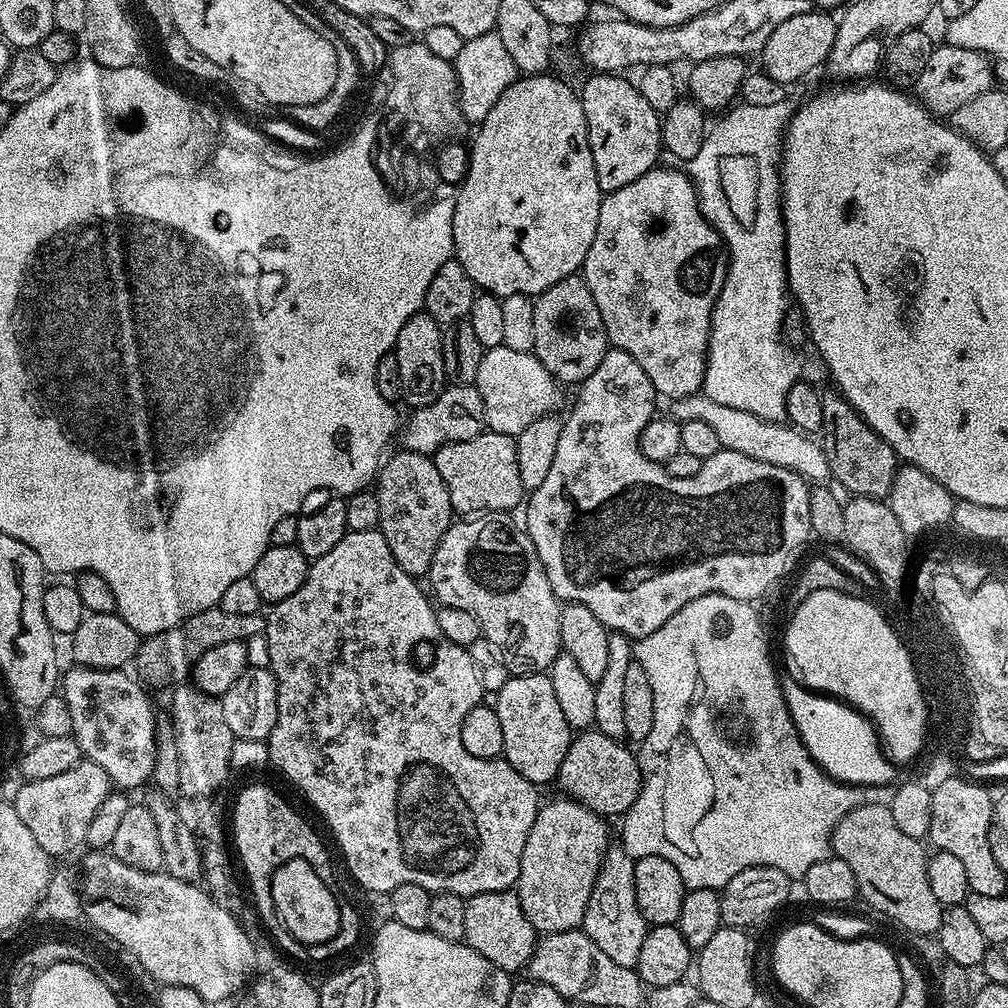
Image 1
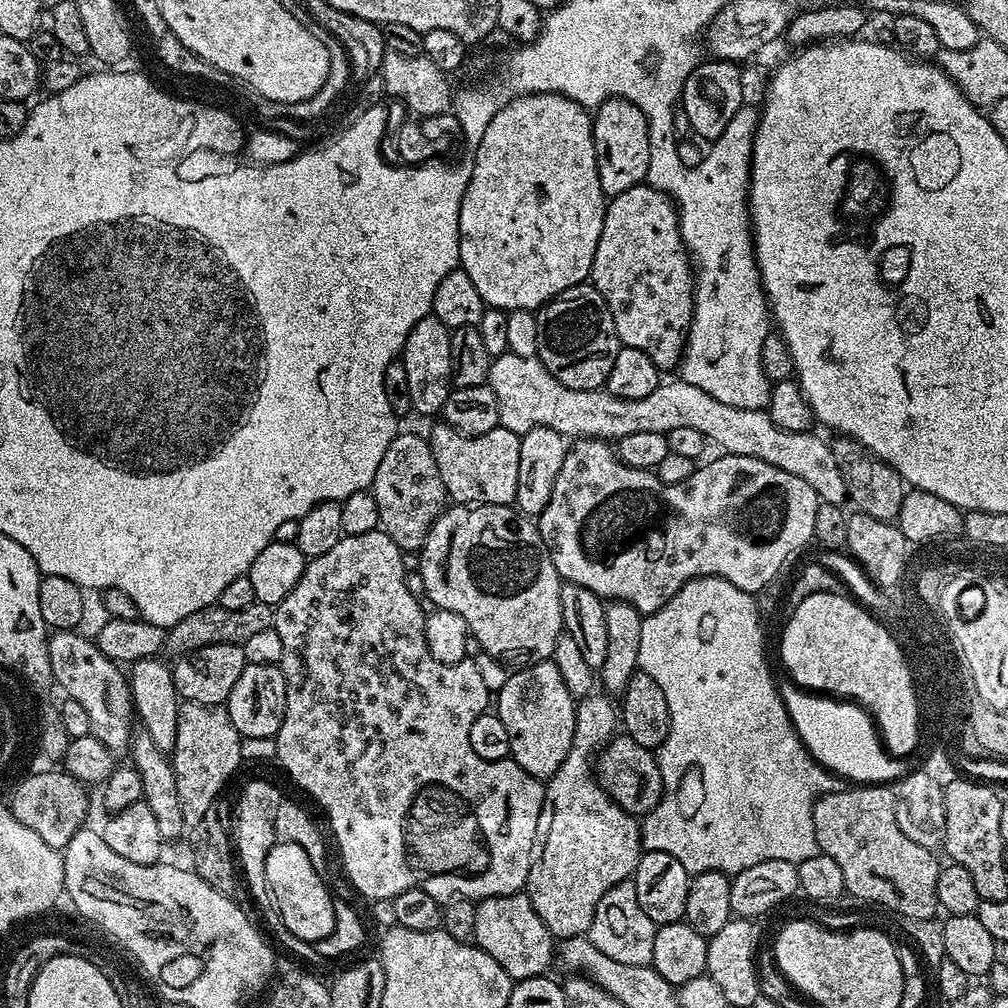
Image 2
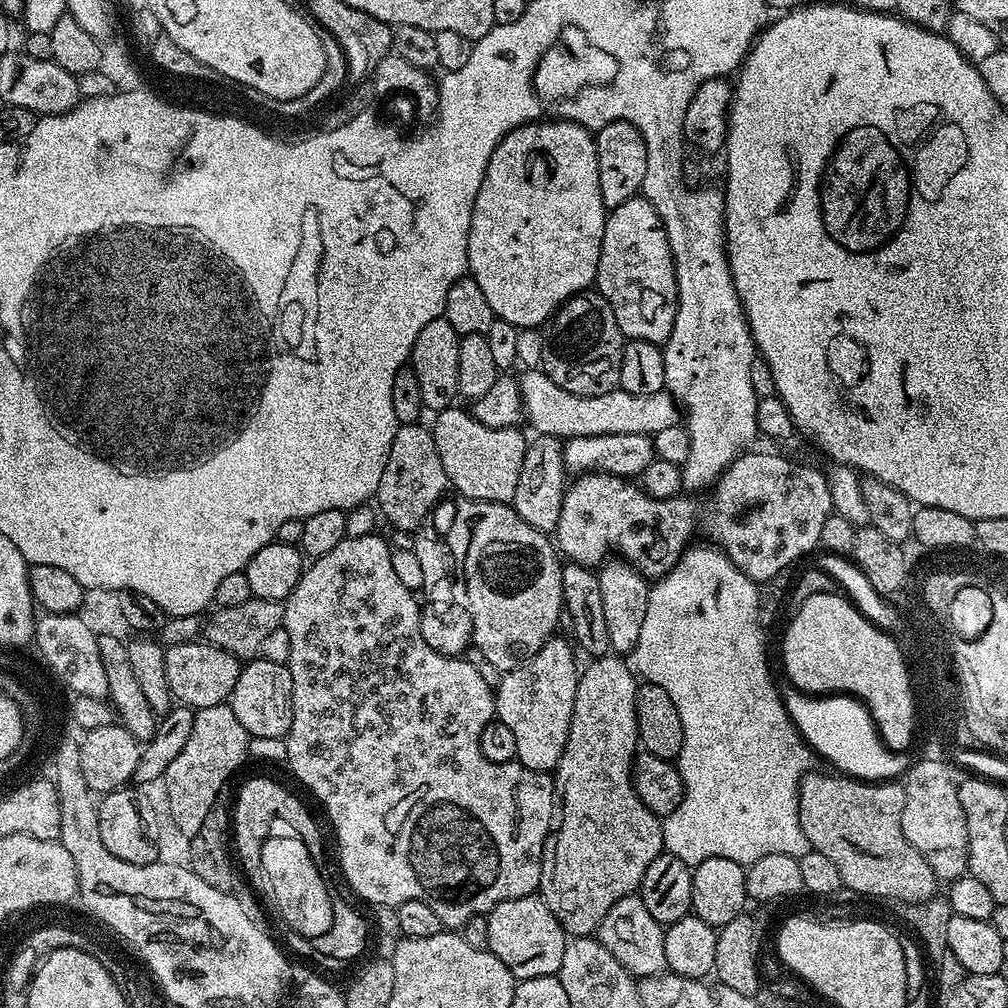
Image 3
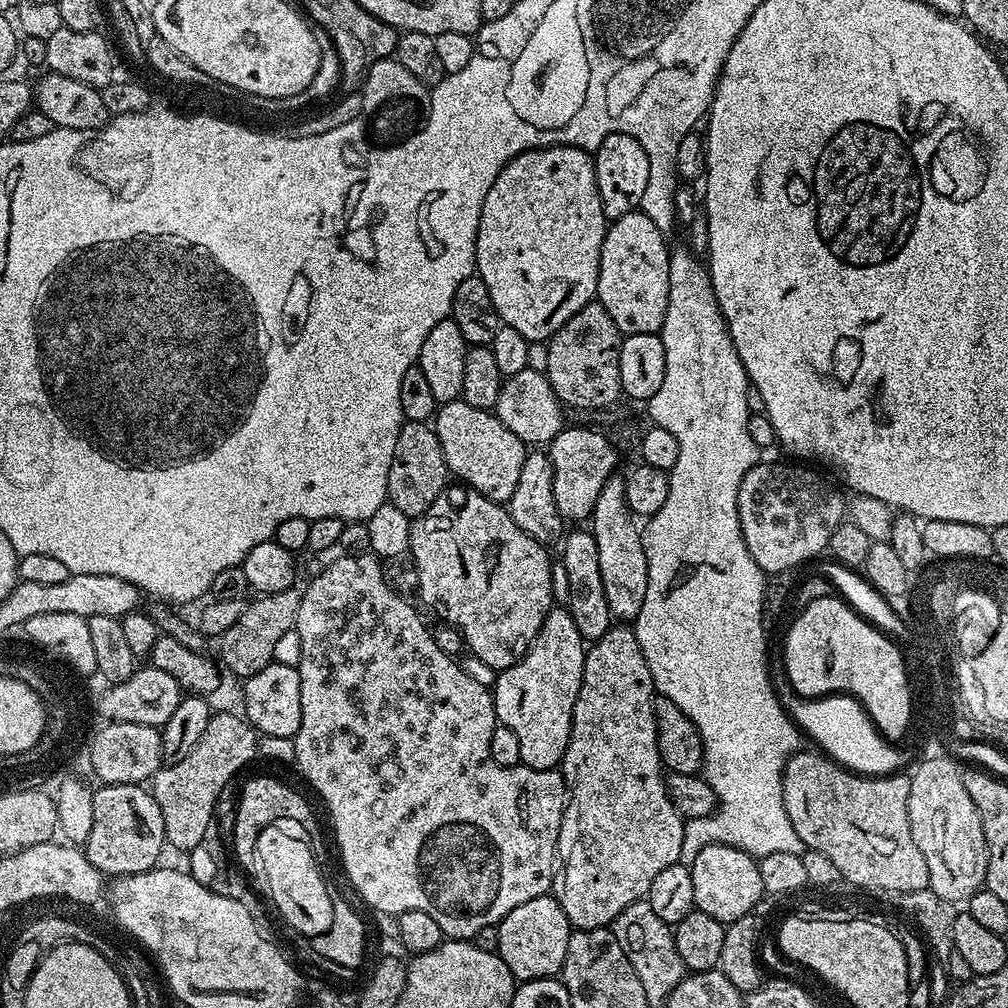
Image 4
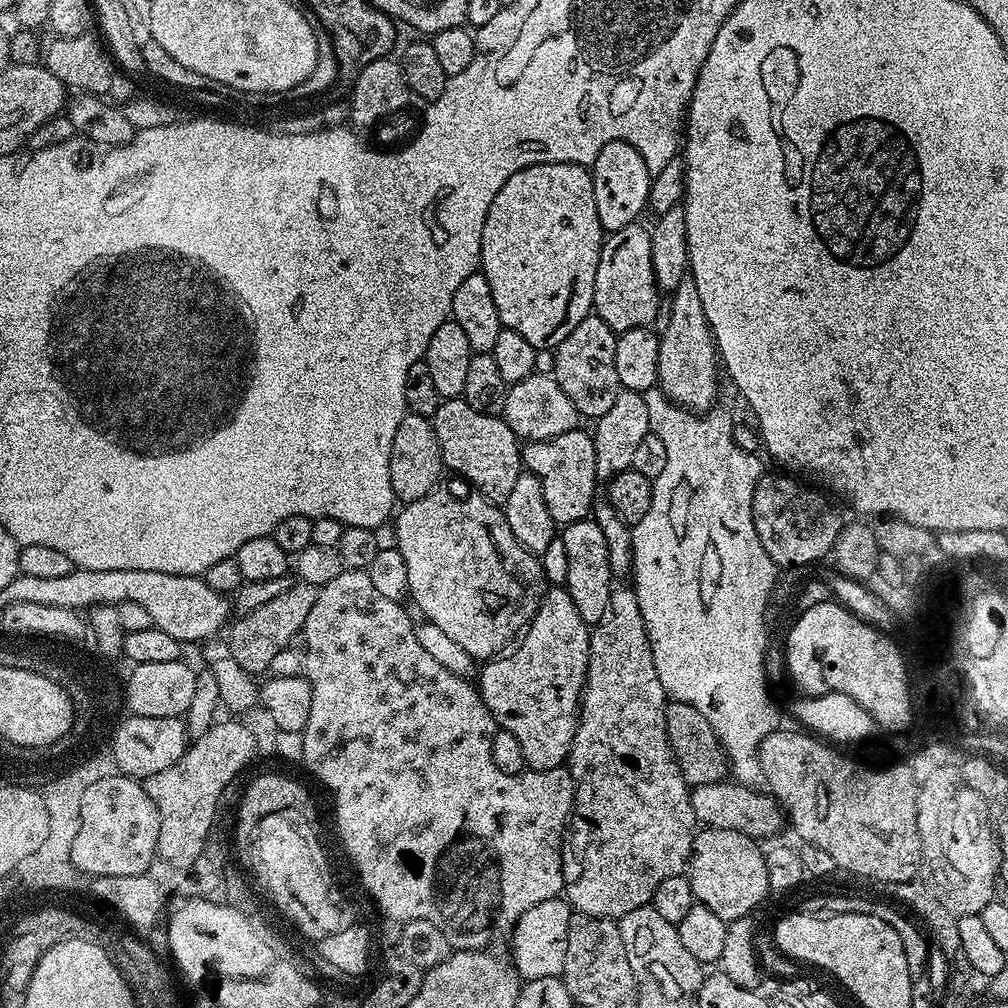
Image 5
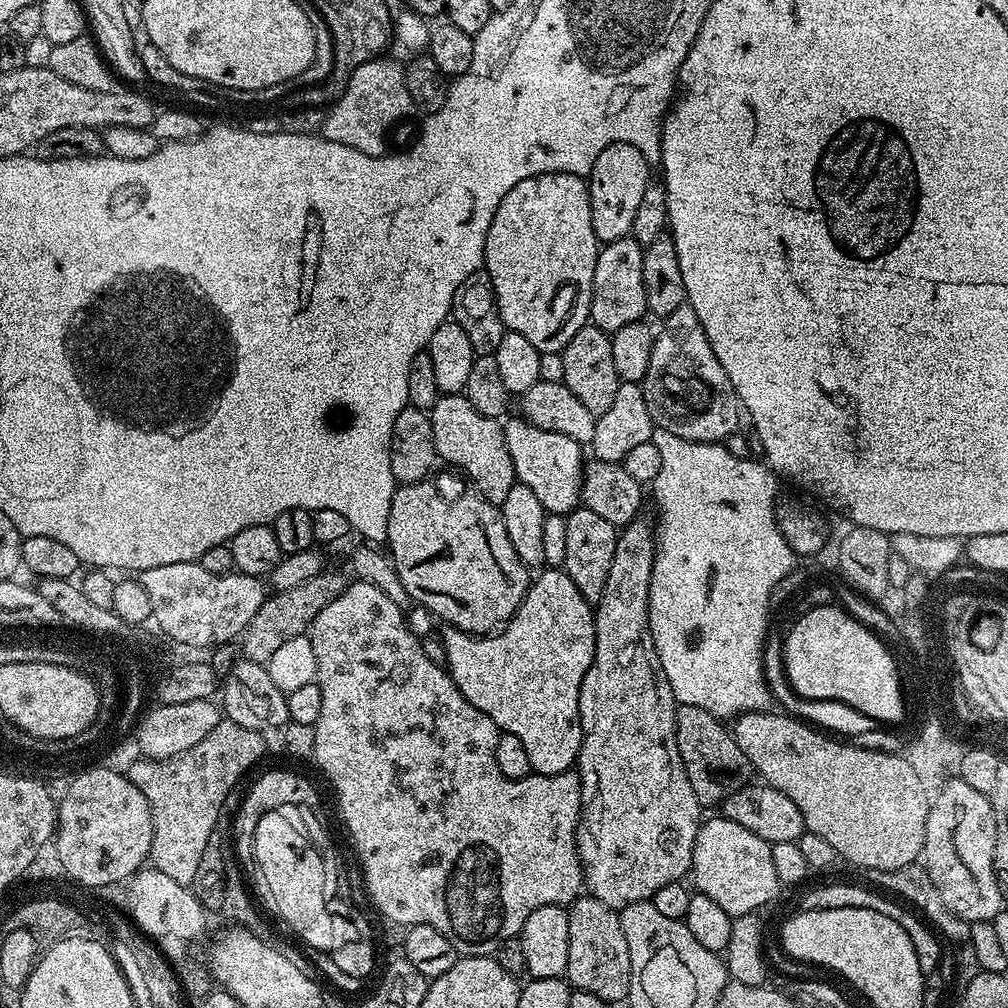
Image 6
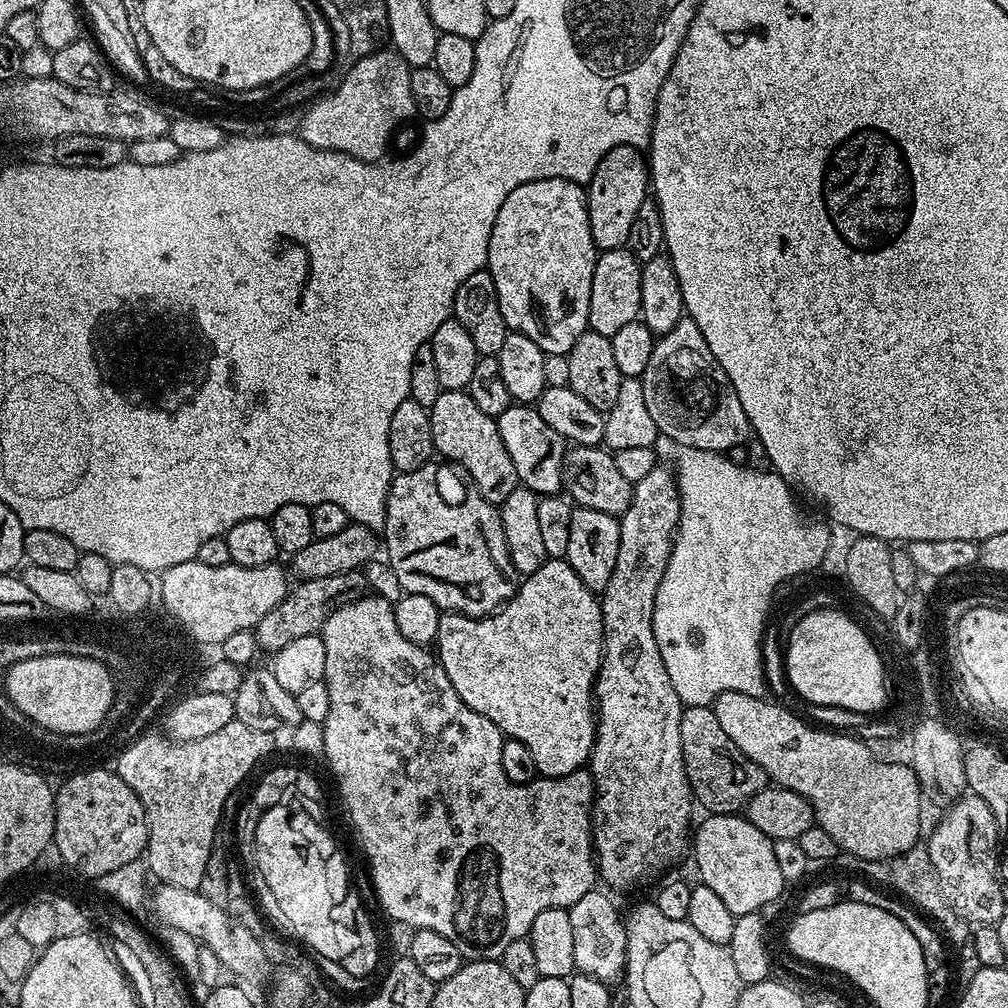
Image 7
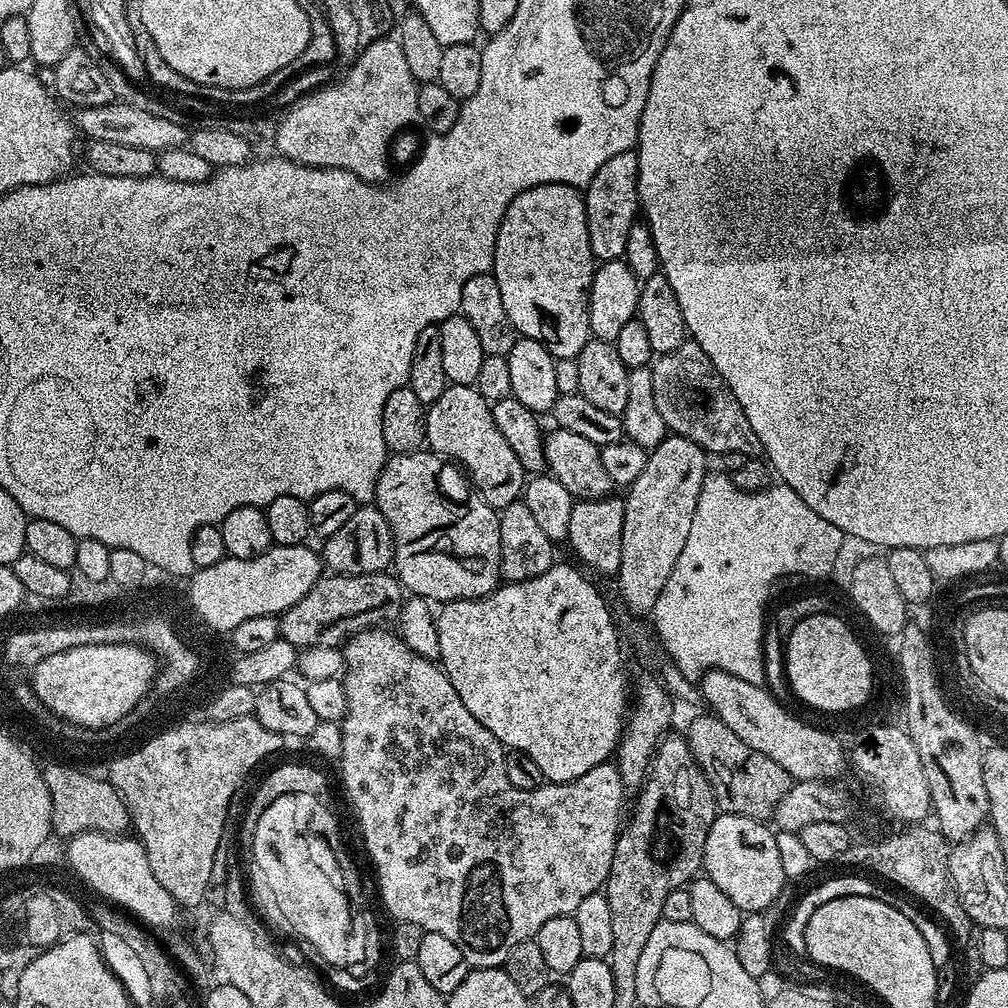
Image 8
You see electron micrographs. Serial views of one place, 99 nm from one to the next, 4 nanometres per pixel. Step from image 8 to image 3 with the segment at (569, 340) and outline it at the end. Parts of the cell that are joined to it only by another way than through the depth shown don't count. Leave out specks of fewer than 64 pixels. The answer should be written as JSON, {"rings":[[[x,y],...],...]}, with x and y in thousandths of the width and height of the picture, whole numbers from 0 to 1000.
{"rings":[[[541,117],[526,123],[514,125],[509,131],[503,131],[494,141],[486,161],[482,165],[482,173],[478,177],[478,185],[474,188],[474,196],[470,196],[470,208],[466,216],[464,229],[464,270],[470,280],[474,280],[482,300],[486,300],[486,308],[494,317],[501,317],[511,325],[536,325],[547,318],[553,306],[574,290],[586,287],[591,281],[593,256],[597,252],[597,236],[599,235],[599,219],[601,207],[597,200],[597,185],[593,181],[593,153],[588,132],[576,123],[564,119]]]}

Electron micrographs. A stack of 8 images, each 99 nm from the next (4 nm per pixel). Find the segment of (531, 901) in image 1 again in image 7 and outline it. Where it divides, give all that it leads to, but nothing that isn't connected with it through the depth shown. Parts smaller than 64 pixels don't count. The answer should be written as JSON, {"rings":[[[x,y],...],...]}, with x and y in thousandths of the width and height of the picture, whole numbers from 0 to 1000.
{"rings":[[[653,462],[637,474],[637,478],[629,481],[627,486],[627,497],[619,511],[614,513],[615,537],[613,538],[613,558],[609,558],[609,569],[605,569],[605,577],[601,585],[594,592],[595,604],[597,605],[597,621],[599,622],[599,650],[595,653],[595,664],[591,670],[589,680],[589,705],[593,711],[591,716],[591,734],[587,737],[587,748],[585,751],[585,765],[587,776],[591,780],[591,788],[587,792],[587,840],[589,852],[596,874],[600,873],[607,881],[631,881],[638,873],[643,873],[655,857],[663,861],[679,845],[679,840],[685,837],[685,821],[683,816],[687,813],[687,798],[688,791],[687,781],[681,772],[681,760],[677,752],[677,728],[675,717],[680,699],[676,698],[673,688],[669,688],[669,681],[665,677],[665,669],[661,669],[661,661],[657,657],[657,649],[653,645],[653,637],[649,633],[649,593],[653,589],[653,581],[657,577],[657,569],[661,569],[661,558],[667,549],[667,537],[671,530],[671,523],[675,517],[675,491],[671,485],[671,469],[666,463]]]}

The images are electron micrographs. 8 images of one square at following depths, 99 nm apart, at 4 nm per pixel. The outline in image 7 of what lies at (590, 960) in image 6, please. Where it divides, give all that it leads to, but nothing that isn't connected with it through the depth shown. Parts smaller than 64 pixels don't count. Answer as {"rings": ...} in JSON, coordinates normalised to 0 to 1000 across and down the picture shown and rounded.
{"rings":[[[588,883],[577,887],[573,895],[563,902],[565,920],[569,922],[569,954],[571,964],[600,974],[614,973],[619,966],[621,941],[623,940],[623,923],[620,914],[615,911],[611,897],[602,889],[602,884]]]}

